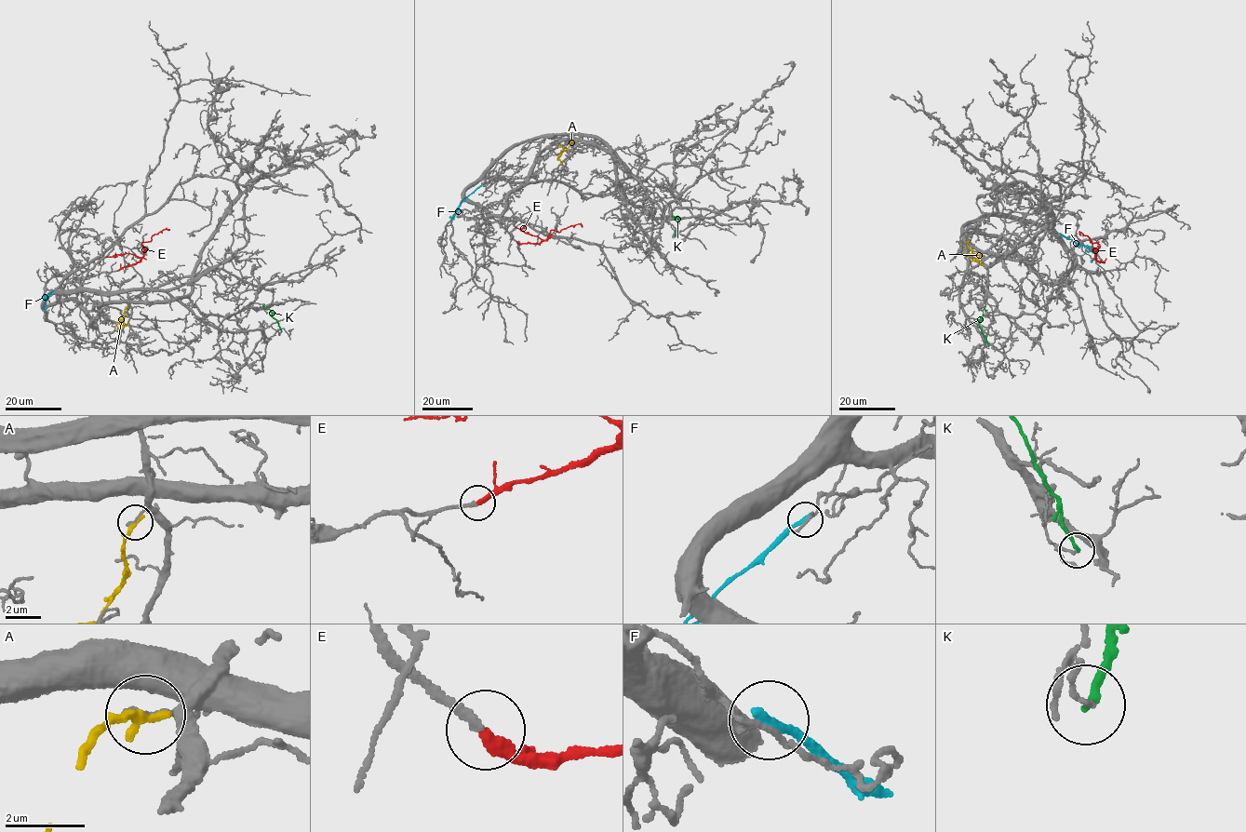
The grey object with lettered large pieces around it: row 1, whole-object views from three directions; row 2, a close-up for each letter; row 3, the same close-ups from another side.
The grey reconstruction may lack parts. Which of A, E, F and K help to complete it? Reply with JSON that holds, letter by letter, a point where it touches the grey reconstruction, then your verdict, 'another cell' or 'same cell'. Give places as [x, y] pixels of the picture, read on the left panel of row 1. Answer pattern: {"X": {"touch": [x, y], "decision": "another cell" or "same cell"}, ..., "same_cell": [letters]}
{"A": {"touch": [127, 307], "decision": "another cell"}, "E": {"touch": [117, 270], "decision": "same cell"}, "F": {"touch": [53, 291], "decision": "another cell"}, "K": {"touch": [281, 331], "decision": "another cell"}, "same_cell": ["E"]}

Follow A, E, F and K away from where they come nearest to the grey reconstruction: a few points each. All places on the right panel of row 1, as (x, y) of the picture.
A: (967, 240), (968, 247), (978, 255), (982, 262)
E: (1103, 261), (1099, 262), (1095, 256), (1090, 238), (1079, 232), (1081, 235)
F: (1060, 234), (1079, 246), (1089, 246), (1095, 254), (1092, 261)
K: (989, 345), (978, 321), (982, 318), (983, 310), (987, 309)

